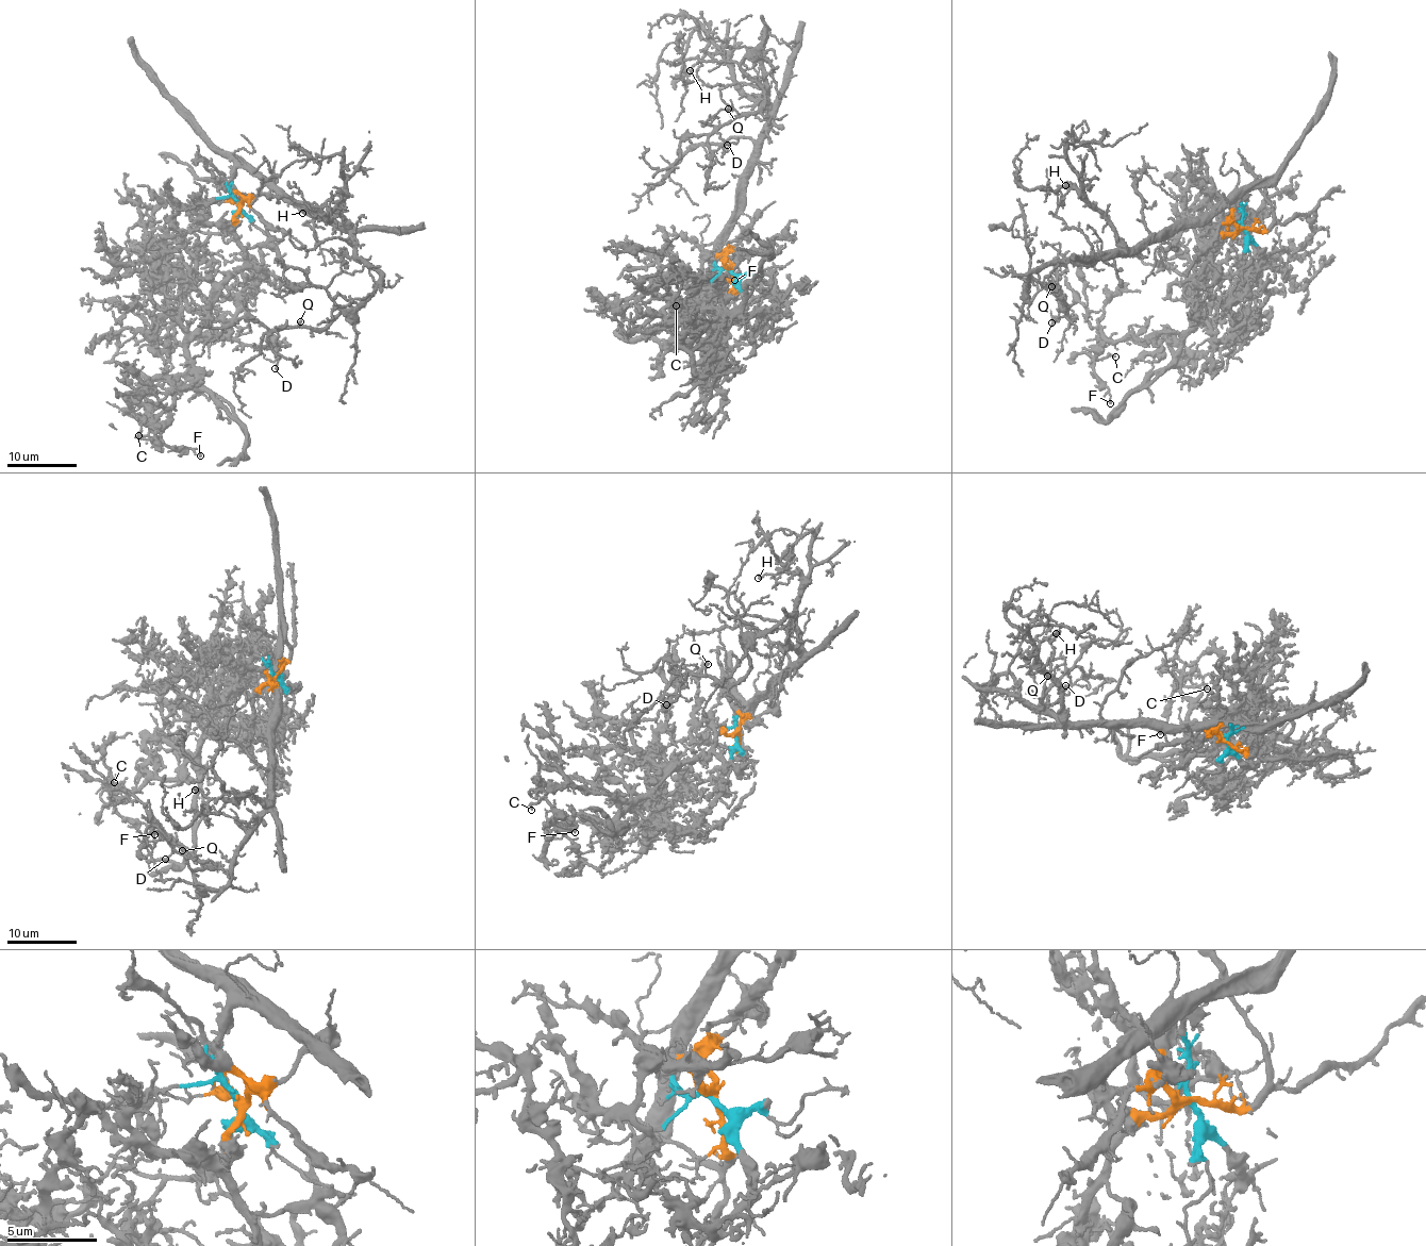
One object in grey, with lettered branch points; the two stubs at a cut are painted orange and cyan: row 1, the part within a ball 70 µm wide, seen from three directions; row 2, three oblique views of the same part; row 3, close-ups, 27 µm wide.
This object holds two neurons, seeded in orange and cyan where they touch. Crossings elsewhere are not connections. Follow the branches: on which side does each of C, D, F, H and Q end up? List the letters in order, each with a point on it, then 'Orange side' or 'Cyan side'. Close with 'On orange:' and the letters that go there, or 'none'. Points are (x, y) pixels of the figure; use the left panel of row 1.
C: Place: (138, 435). Orange side
D: Place: (275, 368). Cyan side
F: Place: (200, 455). Orange side
H: Place: (302, 213). Cyan side
Q: Place: (300, 321). Cyan side
On orange: C, F

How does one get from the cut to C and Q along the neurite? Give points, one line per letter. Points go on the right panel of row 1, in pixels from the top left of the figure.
C: (1243, 227), (1219, 243), (1204, 265), (1193, 325), (1182, 333), (1112, 339), (1094, 358), (1115, 356)
Q: (1243, 227), (1242, 192), (1126, 250), (1031, 272), (1027, 284), (1033, 279), (1064, 310), (1050, 286)

